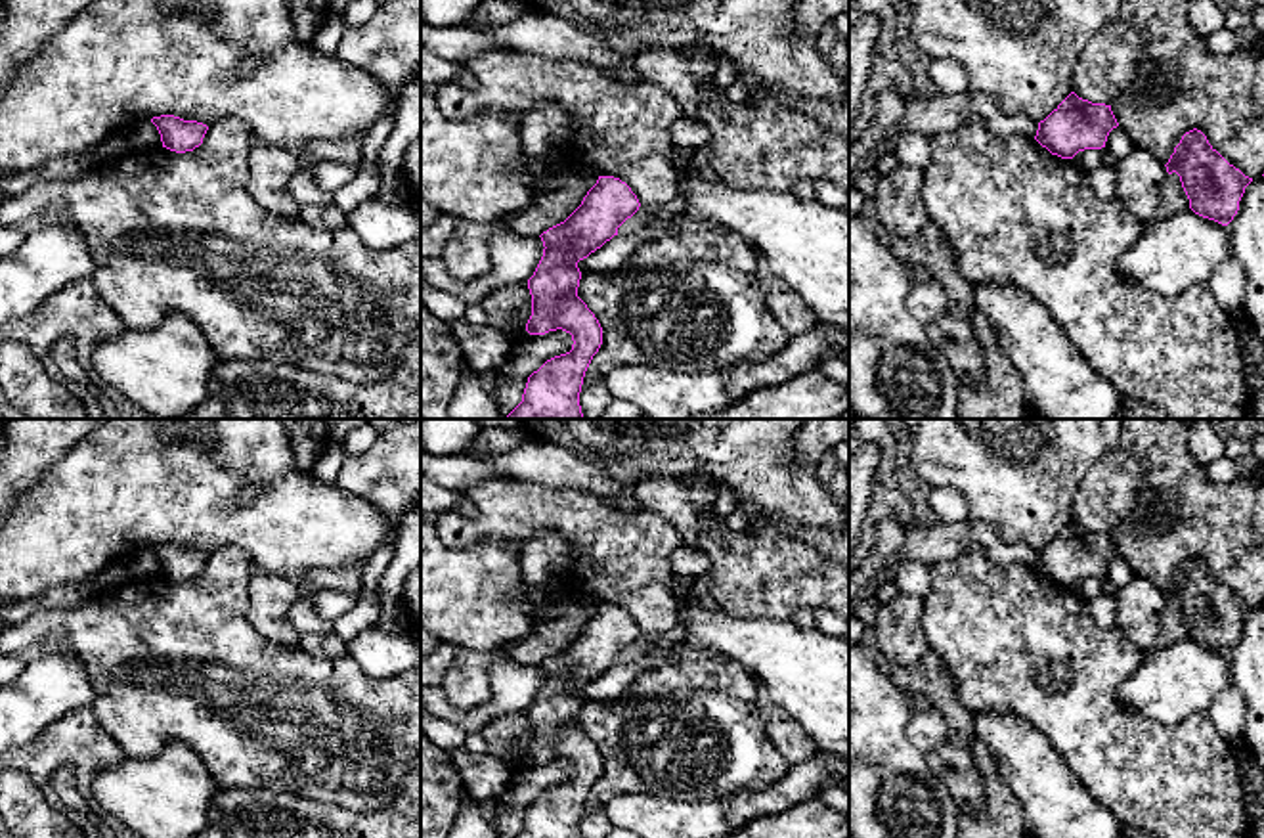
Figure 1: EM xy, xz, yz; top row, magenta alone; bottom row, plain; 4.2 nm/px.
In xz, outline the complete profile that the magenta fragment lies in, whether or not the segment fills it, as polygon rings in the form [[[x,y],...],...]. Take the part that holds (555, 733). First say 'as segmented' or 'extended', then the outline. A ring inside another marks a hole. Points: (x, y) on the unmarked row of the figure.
as segmented; [[[599,605],[581,633],[539,666],[543,685],[528,708],[530,763],[562,758],[572,763],[572,779],[547,788],[528,805],[522,830],[514,838],[581,838],[585,800],[602,773],[602,756],[578,725],[578,691],[618,664],[618,656],[639,639],[631,616],[614,605]]]

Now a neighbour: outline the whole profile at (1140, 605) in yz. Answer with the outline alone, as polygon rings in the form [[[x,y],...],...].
[[[1132,576],[1115,589],[1117,629],[1144,654],[1155,649],[1157,633],[1168,610],[1166,595],[1147,578]]]

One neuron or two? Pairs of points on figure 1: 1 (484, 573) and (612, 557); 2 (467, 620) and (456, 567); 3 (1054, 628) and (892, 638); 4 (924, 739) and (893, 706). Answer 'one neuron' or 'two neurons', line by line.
1: two neurons
2: one neuron
3: two neurons
4: two neurons

